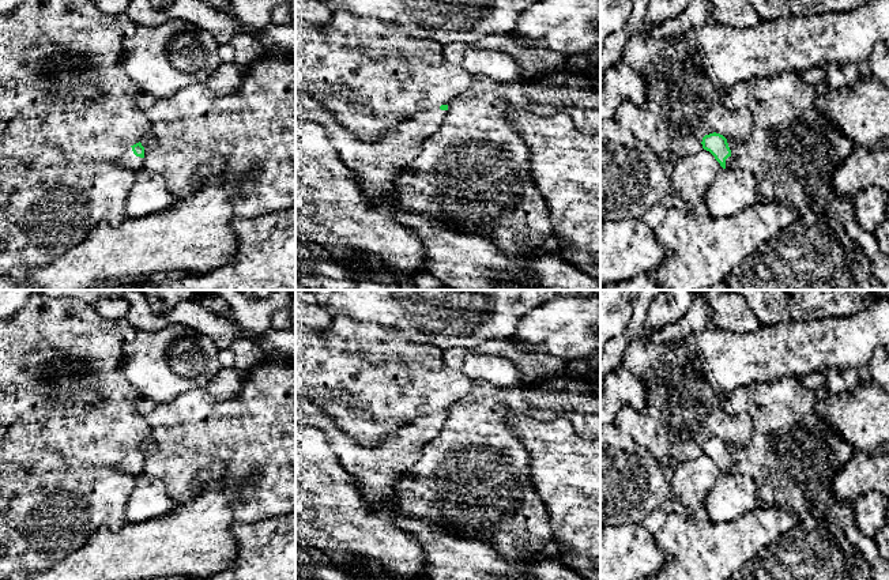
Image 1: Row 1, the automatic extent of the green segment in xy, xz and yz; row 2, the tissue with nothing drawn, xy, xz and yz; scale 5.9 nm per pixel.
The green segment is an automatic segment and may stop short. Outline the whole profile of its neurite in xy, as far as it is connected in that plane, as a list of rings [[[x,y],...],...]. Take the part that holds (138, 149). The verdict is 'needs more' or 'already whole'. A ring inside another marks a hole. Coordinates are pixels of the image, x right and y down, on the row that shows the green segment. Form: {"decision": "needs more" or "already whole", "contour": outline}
{"decision": "needs more", "contour": [[[136,143],[131,146],[117,161],[116,163],[121,167],[127,167],[131,170],[140,170],[142,169],[142,162],[144,158],[144,147],[142,143]]]}

